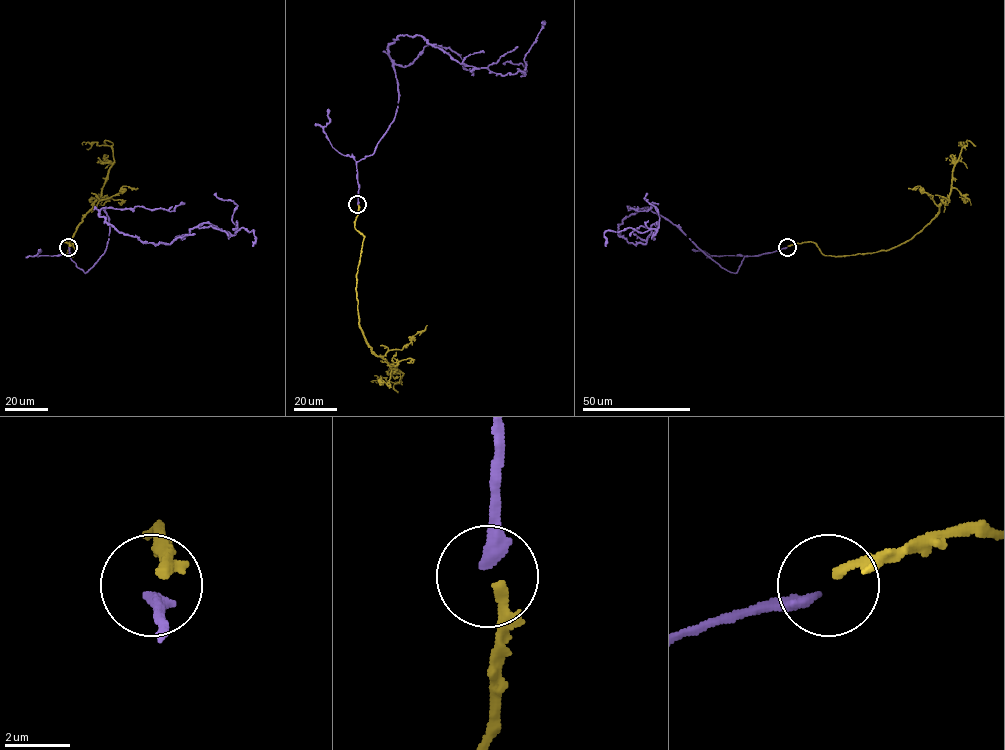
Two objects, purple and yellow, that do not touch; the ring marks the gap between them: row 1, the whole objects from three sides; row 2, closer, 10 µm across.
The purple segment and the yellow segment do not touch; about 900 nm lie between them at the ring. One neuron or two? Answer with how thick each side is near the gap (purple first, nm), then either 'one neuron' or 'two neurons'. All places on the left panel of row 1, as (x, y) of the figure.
calibres 320 and 320 nm; two neurons

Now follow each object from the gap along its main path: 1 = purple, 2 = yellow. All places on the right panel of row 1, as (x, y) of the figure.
1: (787, 247), (733, 273), (646, 208), (617, 230), (645, 244), (656, 223), (606, 231), (605, 246)
2: (788, 246), (810, 242), (825, 255), (848, 256), (911, 239), (949, 195), (963, 144)

